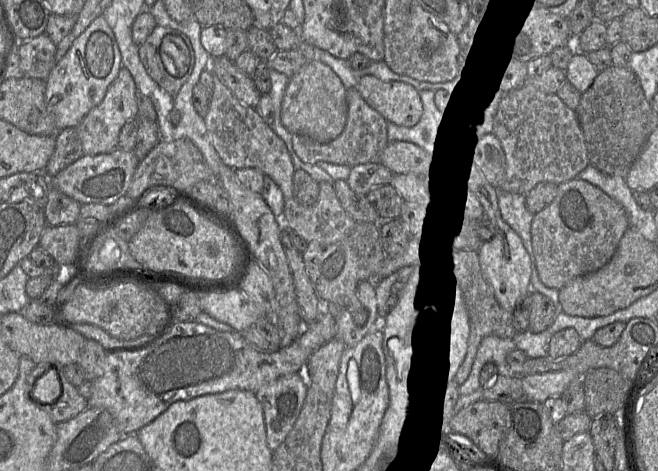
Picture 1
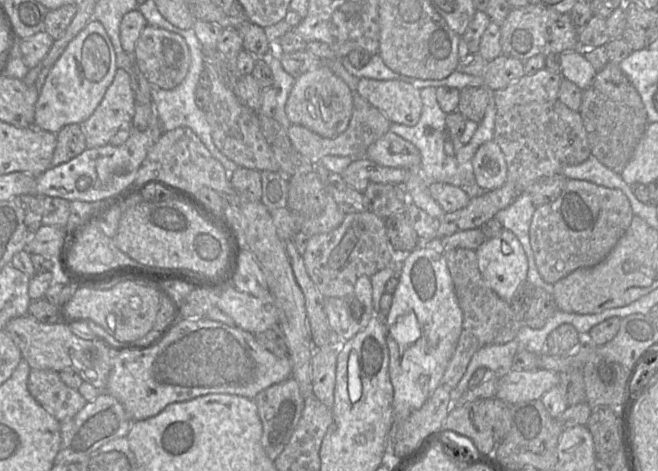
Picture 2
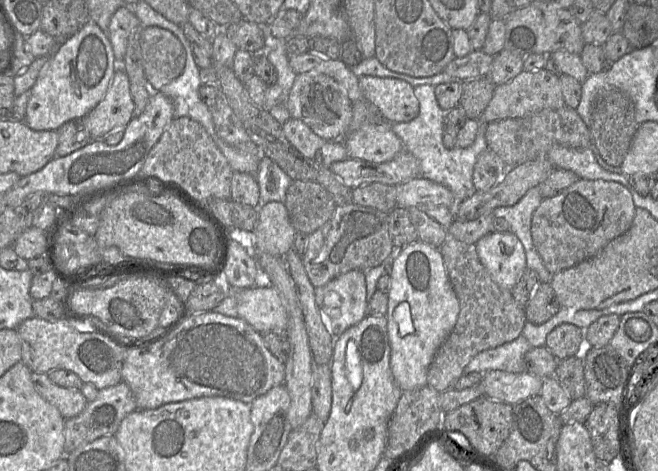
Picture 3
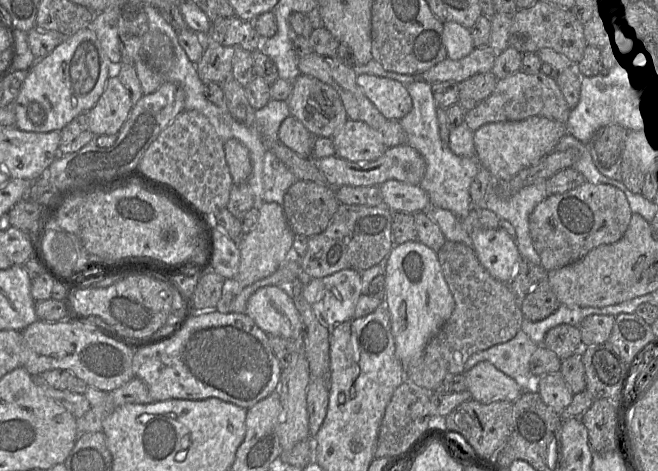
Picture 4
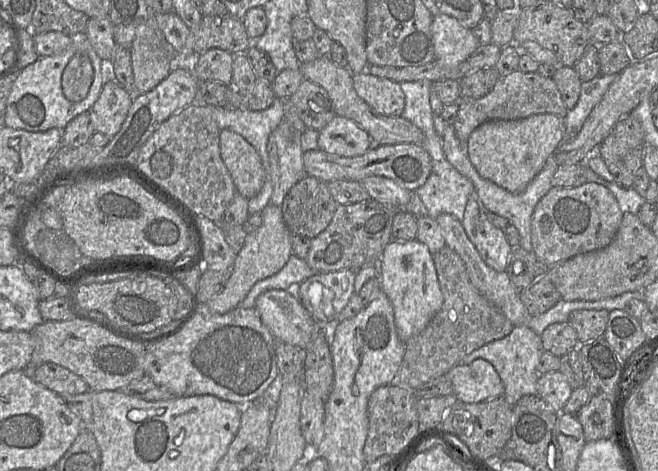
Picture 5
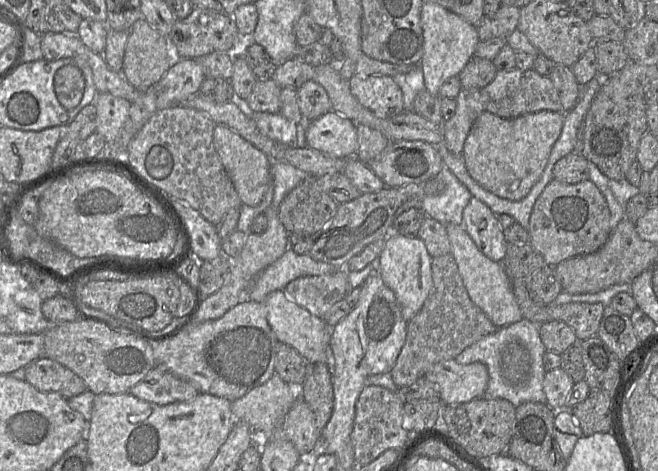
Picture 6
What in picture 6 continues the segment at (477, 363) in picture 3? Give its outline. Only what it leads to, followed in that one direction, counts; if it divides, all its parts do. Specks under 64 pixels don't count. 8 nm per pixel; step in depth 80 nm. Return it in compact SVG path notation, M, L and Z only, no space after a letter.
M523 318L516 323L499 328L497 332L467 347L455 358L455 361L461 365L475 362L484 364L488 369L489 381L482 398L505 399L514 407L518 407L524 402L546 403L546 395L543 390L543 380L546 374L543 363L545 352L546 348L540 338L539 324Z

